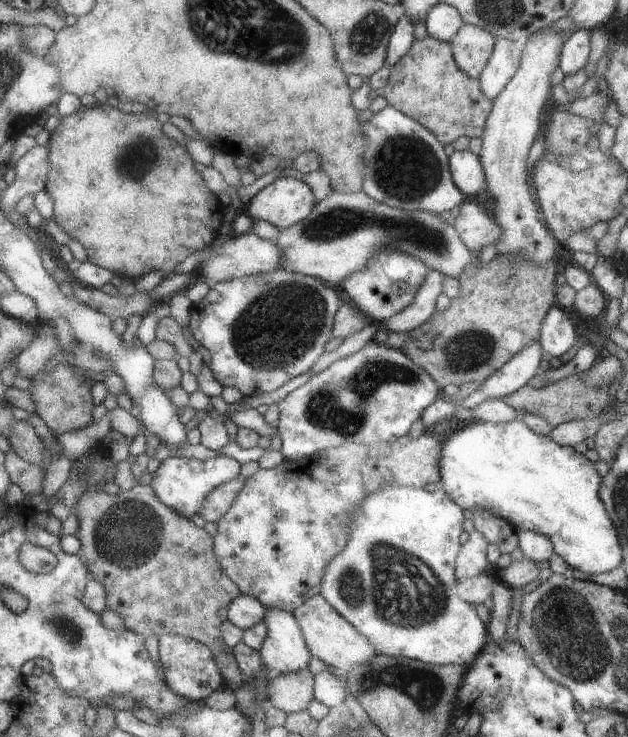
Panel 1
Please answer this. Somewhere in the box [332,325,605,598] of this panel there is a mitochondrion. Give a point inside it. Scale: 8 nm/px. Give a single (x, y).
(468, 351)

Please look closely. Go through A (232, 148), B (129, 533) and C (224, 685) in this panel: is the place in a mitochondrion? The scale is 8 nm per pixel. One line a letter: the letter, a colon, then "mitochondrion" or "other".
A: other
B: mitochondrion
C: other

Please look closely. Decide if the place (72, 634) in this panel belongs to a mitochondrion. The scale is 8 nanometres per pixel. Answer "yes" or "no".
yes

